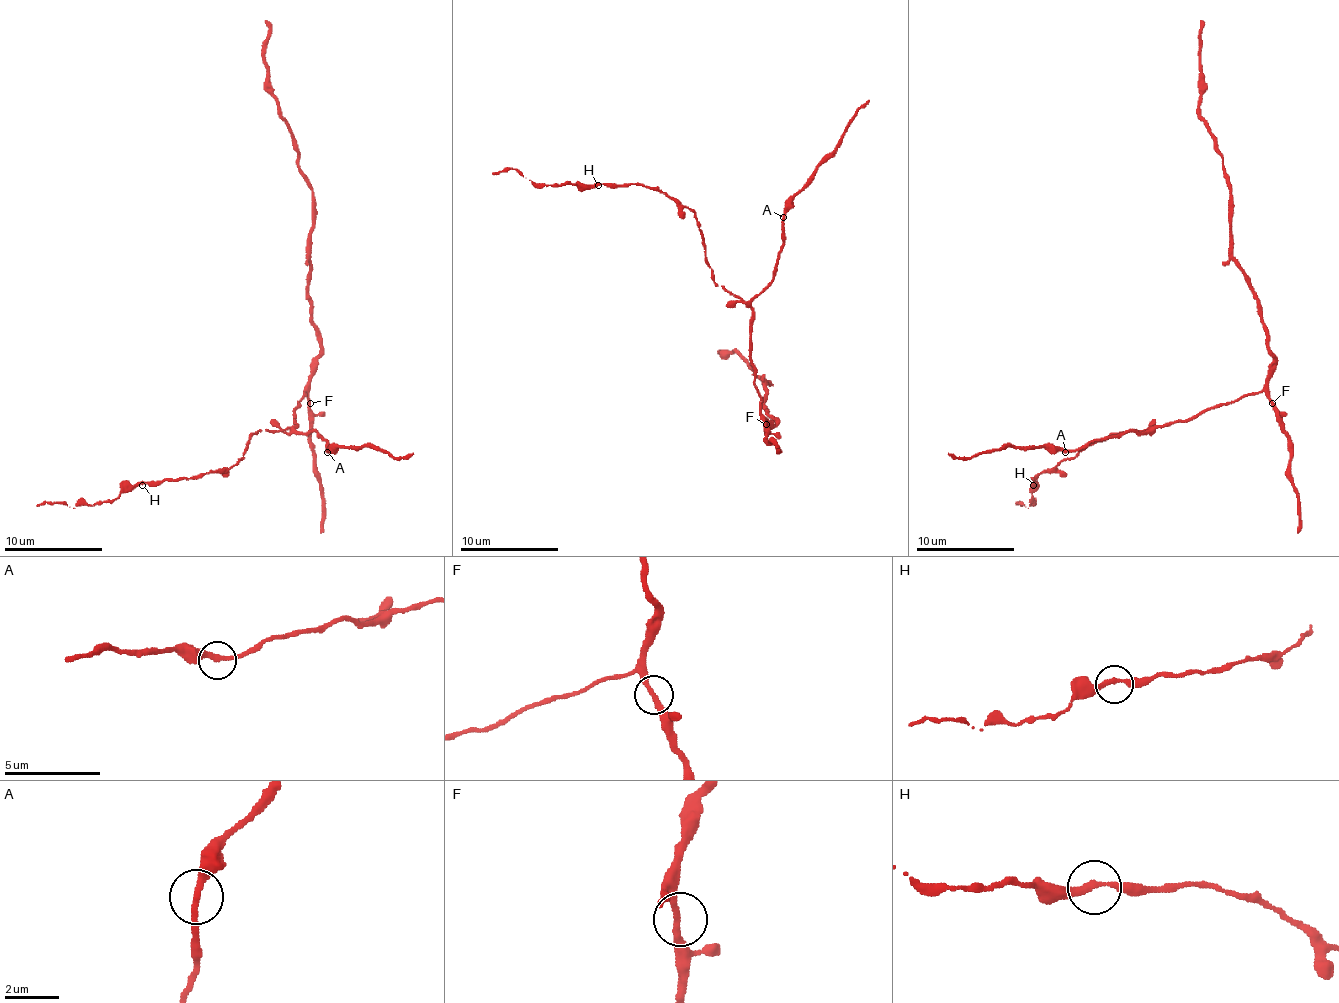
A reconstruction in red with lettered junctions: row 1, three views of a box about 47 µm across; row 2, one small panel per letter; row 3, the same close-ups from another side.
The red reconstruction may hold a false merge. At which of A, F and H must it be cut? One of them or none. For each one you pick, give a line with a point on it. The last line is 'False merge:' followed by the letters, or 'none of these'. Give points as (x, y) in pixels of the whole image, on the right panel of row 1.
False merge: none of these

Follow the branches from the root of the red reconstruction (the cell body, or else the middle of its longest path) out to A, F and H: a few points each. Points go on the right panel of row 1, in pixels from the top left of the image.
A: (1233, 400), (1206, 408), (1186, 420), (1154, 425), (1147, 432), (1100, 437), (1065, 452)
F: (1233, 400), (1248, 393), (1262, 393), (1272, 403)
H: (1233, 400), (1206, 408), (1186, 420), (1127, 430), (1090, 442), (1053, 469), (1033, 477), (1033, 484)

